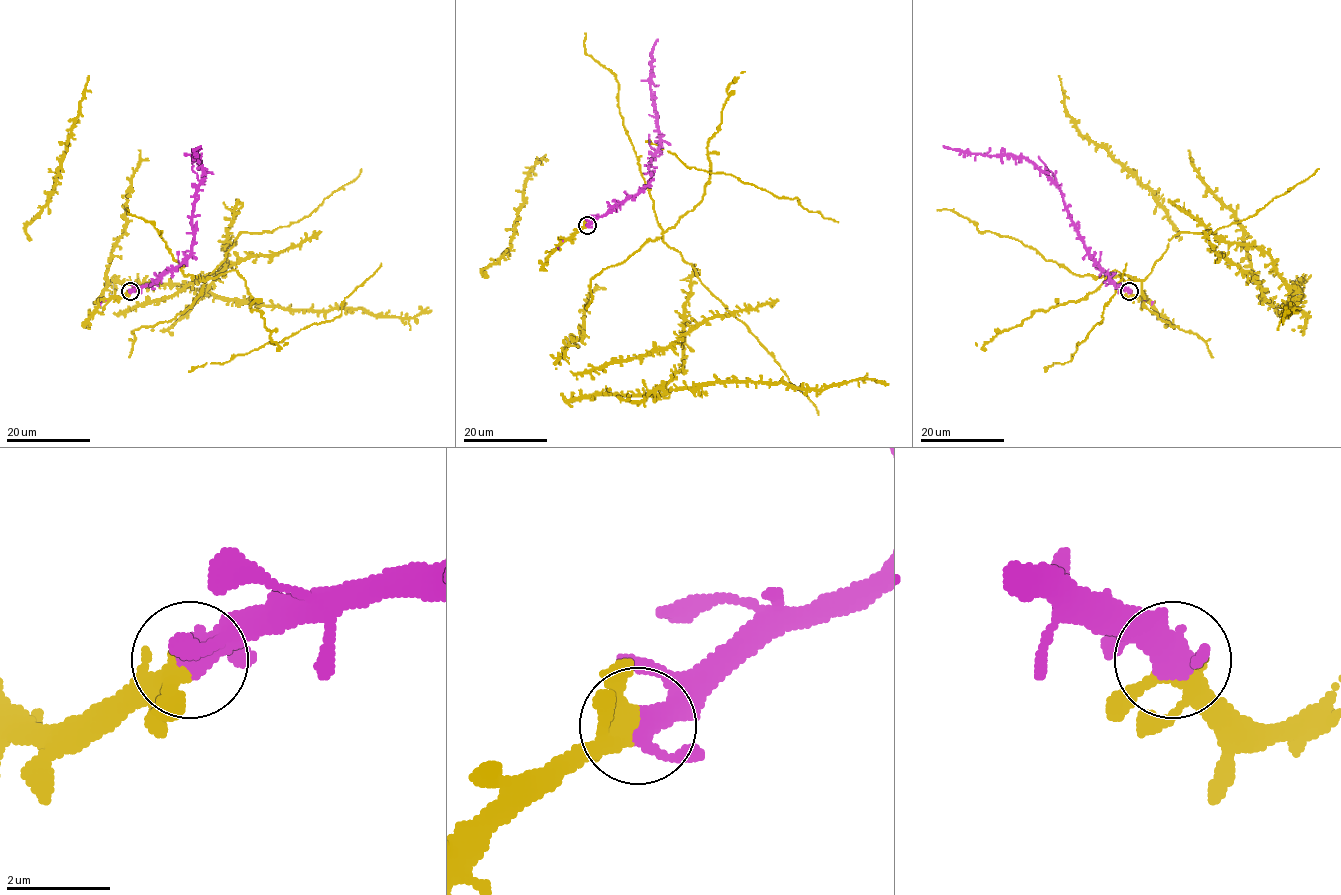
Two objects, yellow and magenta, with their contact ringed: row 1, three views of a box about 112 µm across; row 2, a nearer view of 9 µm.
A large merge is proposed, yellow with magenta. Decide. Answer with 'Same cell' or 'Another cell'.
Same cell

